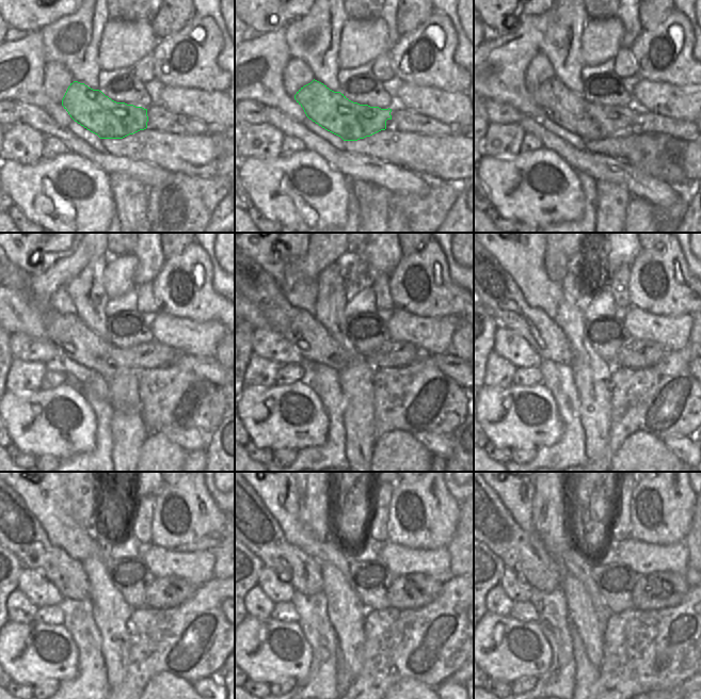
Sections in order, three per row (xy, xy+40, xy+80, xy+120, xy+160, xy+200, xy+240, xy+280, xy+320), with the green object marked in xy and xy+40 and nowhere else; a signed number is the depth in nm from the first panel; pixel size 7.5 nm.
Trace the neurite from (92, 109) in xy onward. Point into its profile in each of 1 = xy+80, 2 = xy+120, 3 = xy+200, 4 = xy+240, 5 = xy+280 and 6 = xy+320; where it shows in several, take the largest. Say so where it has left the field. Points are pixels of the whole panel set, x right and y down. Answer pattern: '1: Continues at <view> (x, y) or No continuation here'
1: Continues at xy+80 (571, 111)
2: Continues at xy+120 (74, 339)
3: Continues at xy+200 (495, 289)
4: Continues at xy+240 (17, 529)
5: Continues at xy+280 (256, 528)
6: Continues at xy+320 (525, 553).

